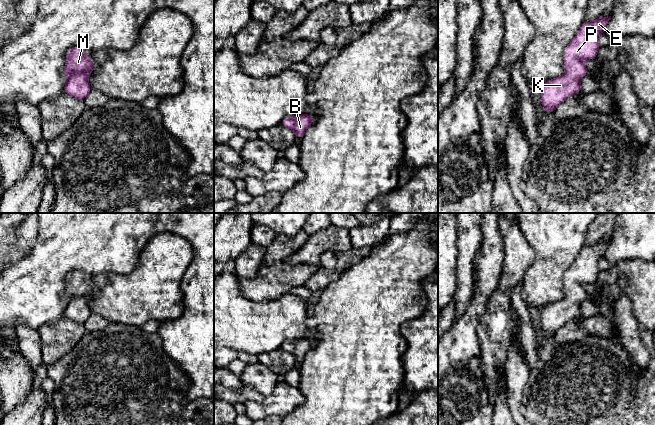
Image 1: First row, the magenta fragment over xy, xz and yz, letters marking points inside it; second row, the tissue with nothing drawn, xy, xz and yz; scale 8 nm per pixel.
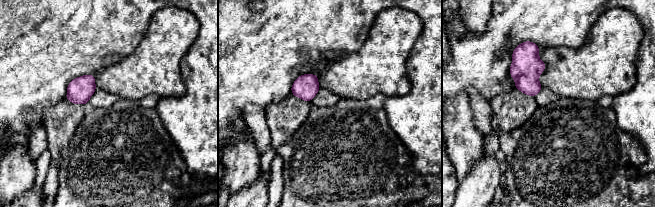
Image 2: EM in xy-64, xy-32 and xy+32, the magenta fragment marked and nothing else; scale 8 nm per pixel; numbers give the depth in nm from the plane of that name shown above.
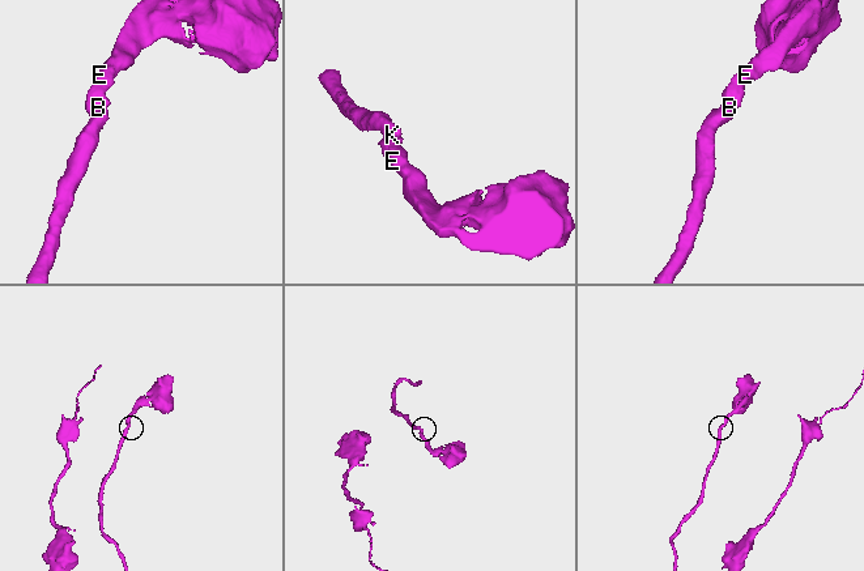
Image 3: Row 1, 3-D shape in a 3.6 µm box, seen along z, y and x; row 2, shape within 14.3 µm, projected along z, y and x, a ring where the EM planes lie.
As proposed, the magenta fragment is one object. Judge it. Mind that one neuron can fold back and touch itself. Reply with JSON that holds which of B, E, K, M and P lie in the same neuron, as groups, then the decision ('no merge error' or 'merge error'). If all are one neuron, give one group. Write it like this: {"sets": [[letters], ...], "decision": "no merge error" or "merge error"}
{"sets": [["B", "E", "K", "M", "P"]], "decision": "no merge error"}

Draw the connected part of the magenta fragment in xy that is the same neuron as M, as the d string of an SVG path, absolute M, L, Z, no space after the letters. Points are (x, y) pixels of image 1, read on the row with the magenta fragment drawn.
M73 47L66 54L66 66L62 70L67 74L64 92L79 100L84 100L91 91L88 76L95 69L95 64L80 47Z

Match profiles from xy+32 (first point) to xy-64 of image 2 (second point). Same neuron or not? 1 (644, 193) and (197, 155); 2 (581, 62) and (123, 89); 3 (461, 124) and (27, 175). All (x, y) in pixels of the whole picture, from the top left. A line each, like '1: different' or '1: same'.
1: different
2: same
3: same

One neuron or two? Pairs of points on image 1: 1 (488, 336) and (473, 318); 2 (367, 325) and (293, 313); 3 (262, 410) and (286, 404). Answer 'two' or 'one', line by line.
1: two
2: two
3: one

